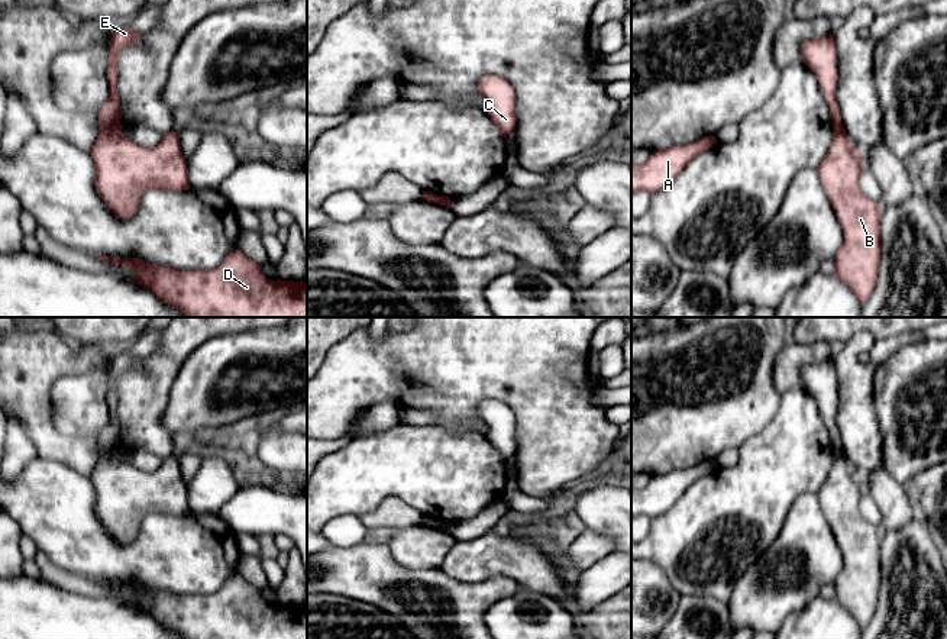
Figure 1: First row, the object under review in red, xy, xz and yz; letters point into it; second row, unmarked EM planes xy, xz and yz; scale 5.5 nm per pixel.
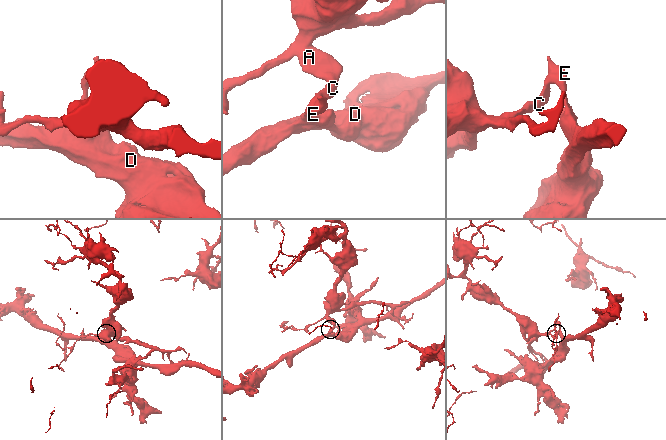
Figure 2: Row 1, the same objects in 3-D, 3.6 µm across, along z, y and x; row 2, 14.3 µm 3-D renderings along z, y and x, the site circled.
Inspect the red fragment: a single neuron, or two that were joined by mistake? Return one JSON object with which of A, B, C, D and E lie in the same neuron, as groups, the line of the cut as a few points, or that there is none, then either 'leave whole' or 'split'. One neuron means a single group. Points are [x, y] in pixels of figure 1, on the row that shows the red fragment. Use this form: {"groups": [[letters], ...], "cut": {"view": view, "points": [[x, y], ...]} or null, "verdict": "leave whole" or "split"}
{"groups": [["A", "C", "E"], ["B", "D"]], "cut": {"view": "xy", "points": [[119, 120], [104, 120], [99, 126]]}, "verdict": "split"}

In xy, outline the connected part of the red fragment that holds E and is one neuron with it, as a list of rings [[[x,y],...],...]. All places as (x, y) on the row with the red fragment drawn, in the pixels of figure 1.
[[[127,26],[116,30],[113,33],[113,39],[110,43],[110,52],[109,52],[109,67],[107,67],[107,80],[110,84],[110,97],[109,100],[101,106],[98,112],[98,126],[107,120],[113,123],[119,123],[122,119],[122,110],[120,110],[120,97],[117,91],[117,58],[120,52],[136,42],[142,33],[130,30]]]

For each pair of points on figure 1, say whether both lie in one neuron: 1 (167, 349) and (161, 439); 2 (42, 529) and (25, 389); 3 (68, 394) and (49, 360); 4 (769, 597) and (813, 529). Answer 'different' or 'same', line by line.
1: same
2: different
3: different
4: same

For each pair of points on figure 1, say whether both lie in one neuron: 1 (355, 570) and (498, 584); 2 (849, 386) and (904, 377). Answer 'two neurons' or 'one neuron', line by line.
1: one neuron
2: two neurons

